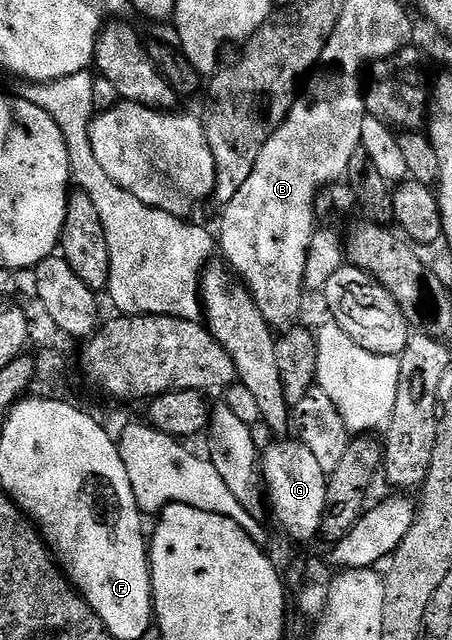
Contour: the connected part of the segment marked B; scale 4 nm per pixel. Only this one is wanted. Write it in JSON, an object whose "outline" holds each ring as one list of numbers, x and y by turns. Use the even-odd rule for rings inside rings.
{"outline":[[316,82,312,87,303,91,302,97,292,105,292,111,288,114,288,118,277,130,272,133,270,140,266,140,266,144,262,148,262,152,258,152,258,160,254,164,254,172,250,172,246,184,242,184,242,188,238,188,238,192,234,192,234,200,223,203,222,210,224,215,220,218,220,232,218,230,218,250,222,255,223,261,226,263,233,275,252,293,254,304,258,306,258,312,262,314,268,325,273,328,288,328,293,325,292,322,300,314,300,305,306,297,306,289,304,277,306,276,308,249,311,246,312,237,315,236,318,229,318,221,315,216,315,198,320,190,331,187,338,180,341,181,347,172,347,165,350,164,350,158,354,152,361,149,360,141,362,140,362,120,366,116,364,108,364,90,356,82]]}

